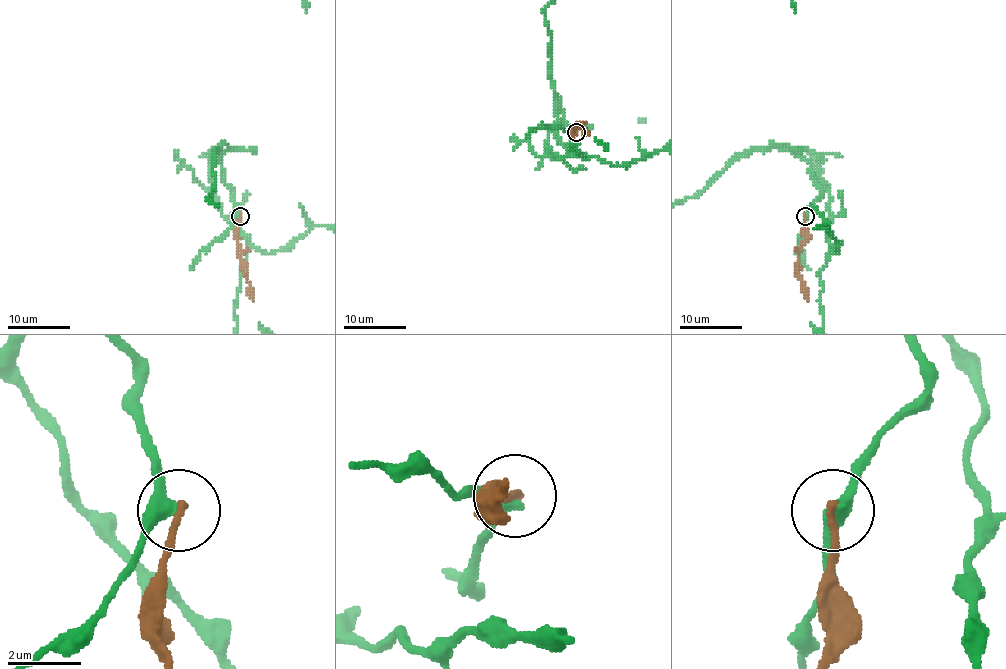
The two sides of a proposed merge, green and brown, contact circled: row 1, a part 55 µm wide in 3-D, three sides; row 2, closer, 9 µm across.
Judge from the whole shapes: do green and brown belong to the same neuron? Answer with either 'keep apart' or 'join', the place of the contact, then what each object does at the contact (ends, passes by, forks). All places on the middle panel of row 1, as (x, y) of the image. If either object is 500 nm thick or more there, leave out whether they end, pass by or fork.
keep apart | (576, 132) | green passes by | brown ends

